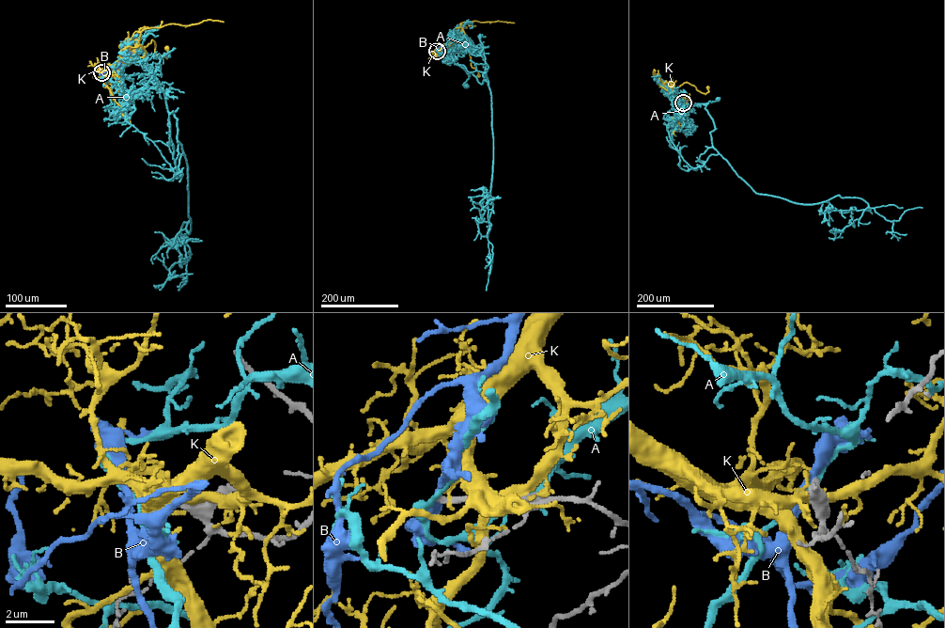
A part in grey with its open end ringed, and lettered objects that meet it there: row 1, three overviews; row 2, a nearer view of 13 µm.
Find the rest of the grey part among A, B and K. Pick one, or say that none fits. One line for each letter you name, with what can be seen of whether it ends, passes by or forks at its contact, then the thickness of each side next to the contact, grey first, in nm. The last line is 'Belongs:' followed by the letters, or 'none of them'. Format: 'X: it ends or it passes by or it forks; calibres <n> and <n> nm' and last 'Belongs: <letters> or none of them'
Belongs: none of them

